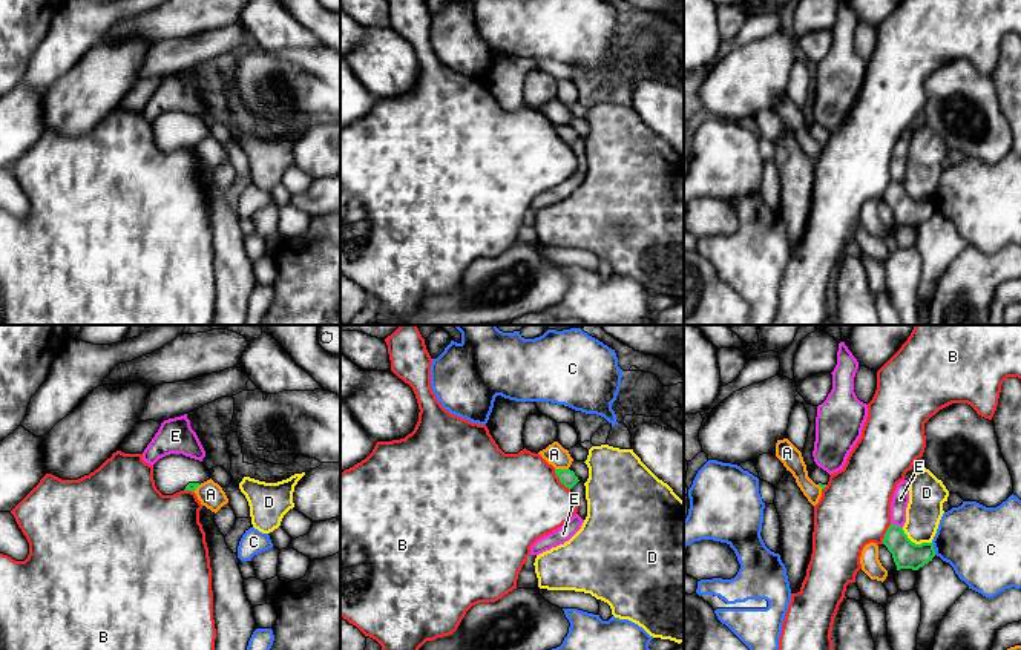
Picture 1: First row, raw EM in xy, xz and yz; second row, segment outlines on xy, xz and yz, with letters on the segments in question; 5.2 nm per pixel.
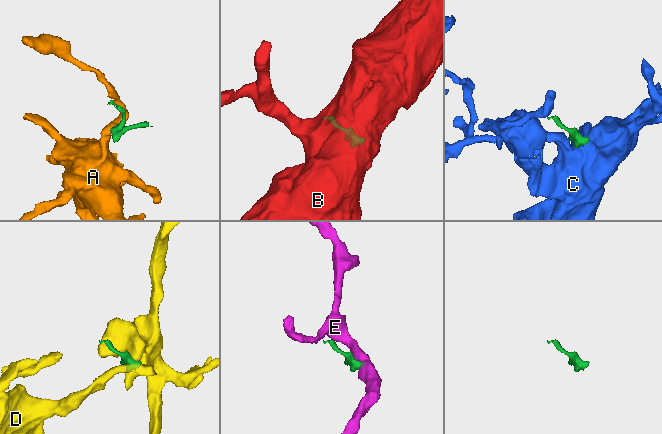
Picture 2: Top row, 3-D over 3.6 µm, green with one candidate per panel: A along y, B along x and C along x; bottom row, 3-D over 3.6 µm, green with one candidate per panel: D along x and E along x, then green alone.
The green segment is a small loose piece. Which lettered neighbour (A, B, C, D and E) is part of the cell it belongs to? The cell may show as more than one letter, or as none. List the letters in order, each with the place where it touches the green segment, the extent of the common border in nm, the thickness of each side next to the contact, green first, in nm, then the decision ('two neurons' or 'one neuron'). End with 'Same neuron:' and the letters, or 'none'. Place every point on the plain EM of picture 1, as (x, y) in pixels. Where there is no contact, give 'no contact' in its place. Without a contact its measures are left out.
A: meets green in xz at (561, 126); contact 70 nm long; 90 nm thick on the green side, 110 nm on the other; two neurons
B: meets green in xz at (560, 137); contact 140 nm long; 90 nm thick on the green side, 480 nm on the other; two neurons
C: meets green in yz at (934, 206); contact 70 nm long; 140 nm thick on the green side, 380 nm on the other; two neurons
D: meets green in yz at (914, 200); contact 180 nm long; 140 nm thick on the green side, 190 nm on the other; two neurons
E: meets green in yz at (896, 181); contact 70 nm long; 140 nm thick on the green side, 90 nm on the other; two neurons
Same neuron: none

